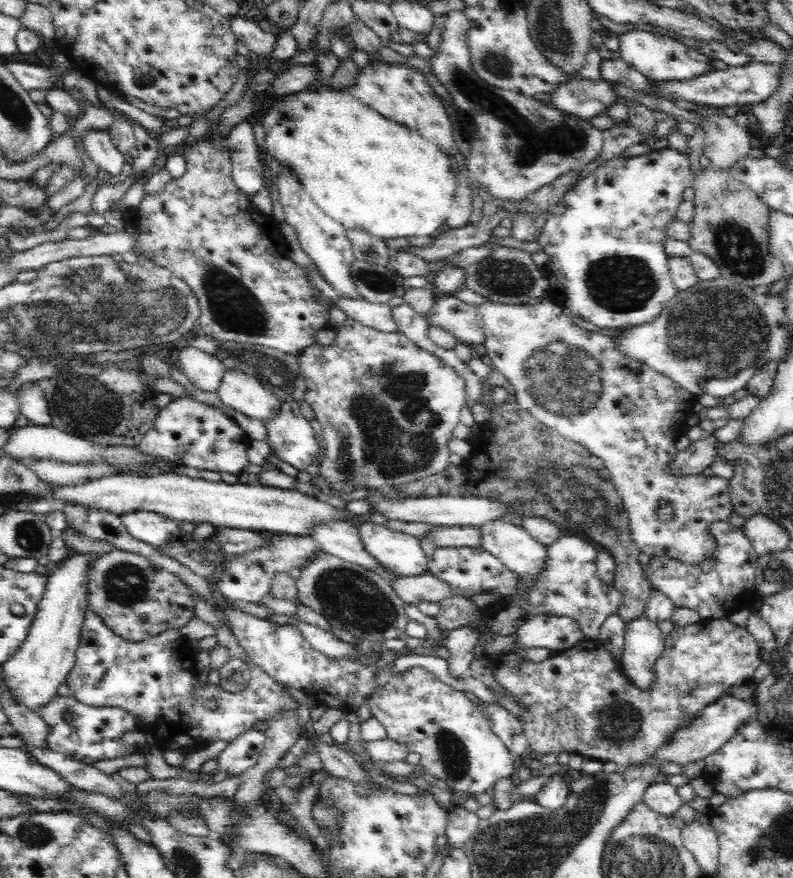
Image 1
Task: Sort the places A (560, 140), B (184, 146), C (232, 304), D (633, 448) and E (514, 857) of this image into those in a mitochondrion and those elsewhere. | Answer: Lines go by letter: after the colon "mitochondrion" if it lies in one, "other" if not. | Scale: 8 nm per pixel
A: mitochondrion
B: other
C: mitochondrion
D: other
E: mitochondrion

